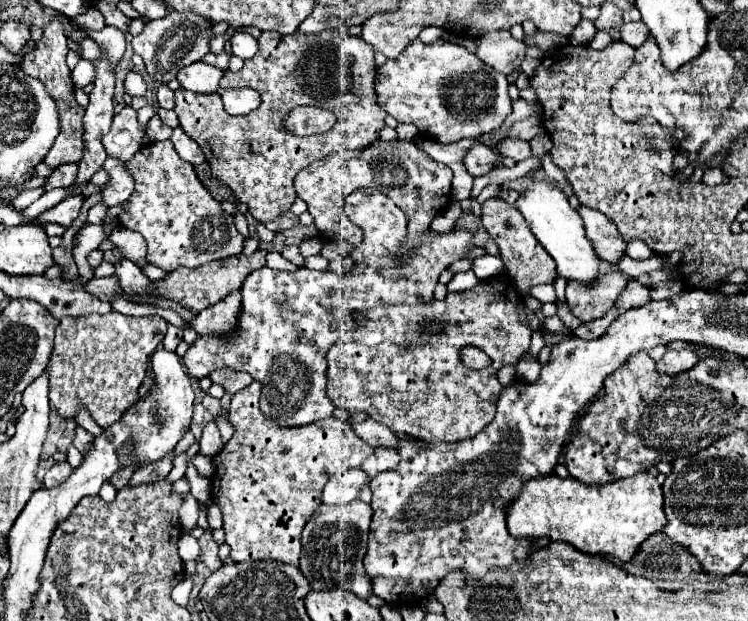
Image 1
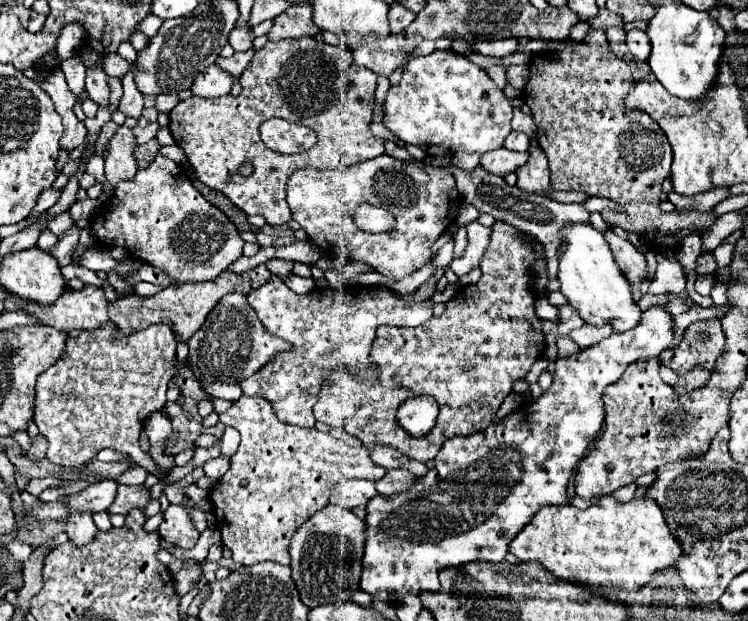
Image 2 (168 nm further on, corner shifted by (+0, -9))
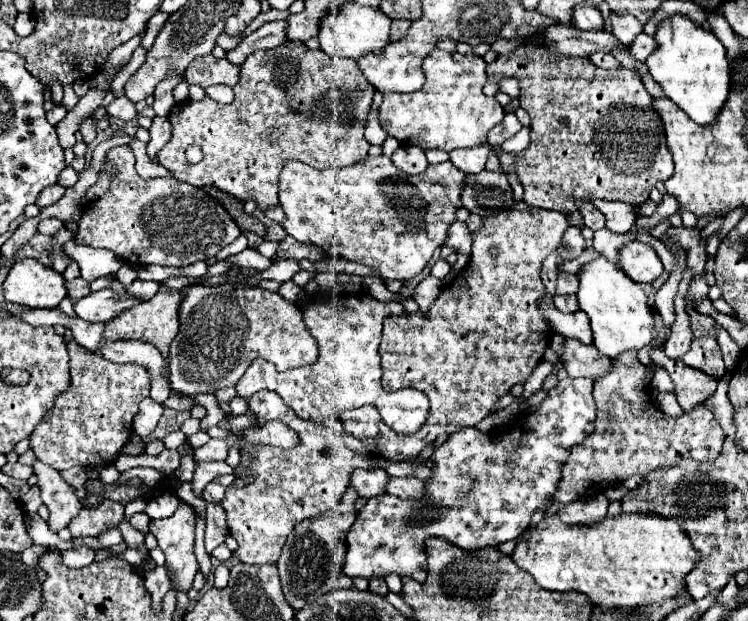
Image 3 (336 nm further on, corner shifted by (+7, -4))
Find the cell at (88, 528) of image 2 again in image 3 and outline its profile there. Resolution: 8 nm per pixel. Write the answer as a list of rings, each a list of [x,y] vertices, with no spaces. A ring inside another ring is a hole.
[[[77,548],[63,552],[63,562],[69,568],[85,568],[95,560],[95,552],[91,548]]]

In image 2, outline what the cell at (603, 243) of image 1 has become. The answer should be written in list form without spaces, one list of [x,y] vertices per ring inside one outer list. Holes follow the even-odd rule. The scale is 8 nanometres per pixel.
[[[610,227],[604,231],[606,243],[610,245],[610,251],[614,255],[614,261],[618,263],[618,267],[622,267],[624,277],[630,283],[640,283],[646,277],[646,259],[644,255],[626,239],[618,237]]]

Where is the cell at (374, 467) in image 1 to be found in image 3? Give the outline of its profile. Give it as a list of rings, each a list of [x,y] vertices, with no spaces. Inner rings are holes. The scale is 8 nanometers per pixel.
[[[391,478],[387,492],[401,500],[421,500],[425,496],[425,482],[419,478]]]

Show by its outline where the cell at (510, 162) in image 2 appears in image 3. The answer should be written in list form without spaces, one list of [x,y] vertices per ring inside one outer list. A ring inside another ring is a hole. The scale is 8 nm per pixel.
[[[479,146],[479,148],[467,148],[467,150],[453,150],[451,152],[451,164],[459,168],[465,174],[477,174],[485,168],[485,160],[491,152],[491,146]]]

